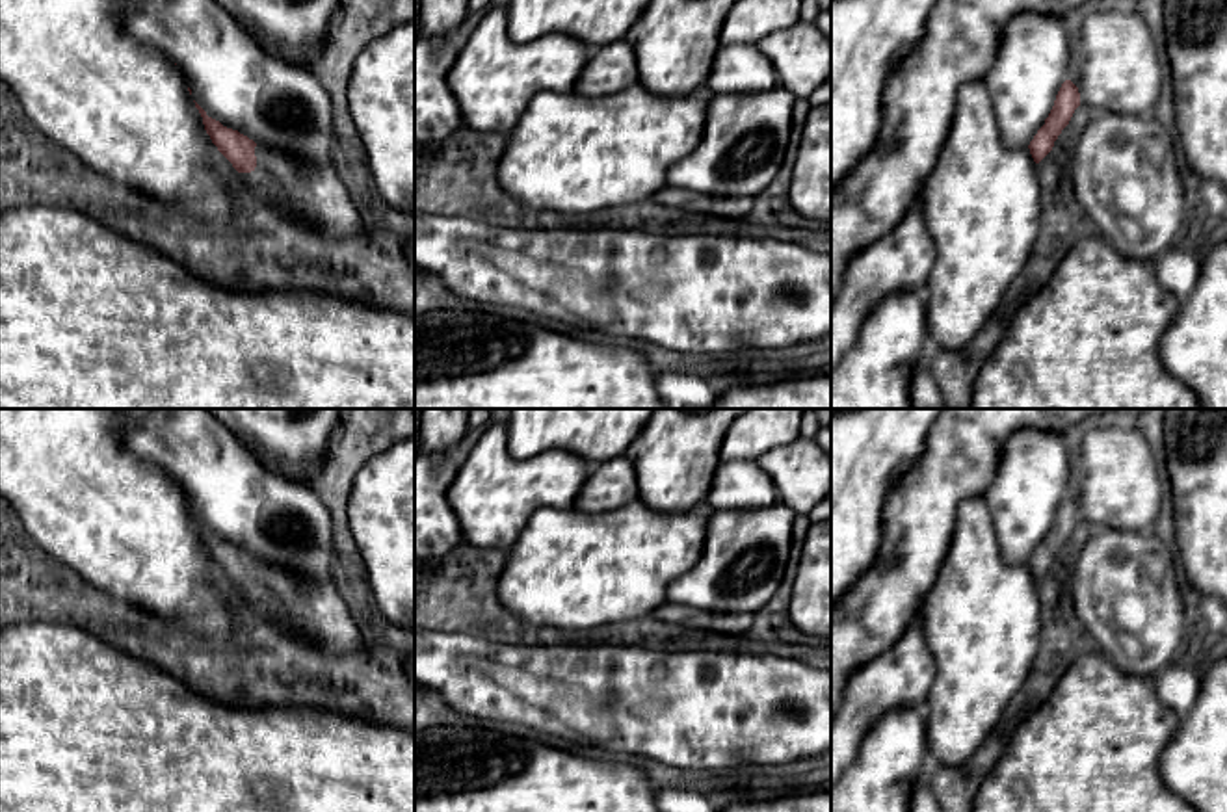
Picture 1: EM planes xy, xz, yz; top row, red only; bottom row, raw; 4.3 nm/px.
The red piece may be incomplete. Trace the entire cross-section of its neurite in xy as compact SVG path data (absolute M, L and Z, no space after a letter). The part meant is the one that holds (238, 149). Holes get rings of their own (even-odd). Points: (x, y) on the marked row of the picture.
M197 102L195 108L203 117L204 130L212 143L240 173L240 178L258 193L260 199L271 199L292 208L305 219L316 223L318 230L329 238L350 238L359 232L363 227L361 212L333 167L301 164L277 149L264 143L255 143L238 130L223 126L219 121L208 117Z

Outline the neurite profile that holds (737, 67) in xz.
M721 45L706 82L710 95L768 93L779 85L757 45Z

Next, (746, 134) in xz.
M779 85L768 93L712 95L699 147L669 167L666 186L714 197L760 195L783 165L794 102L796 97Z

